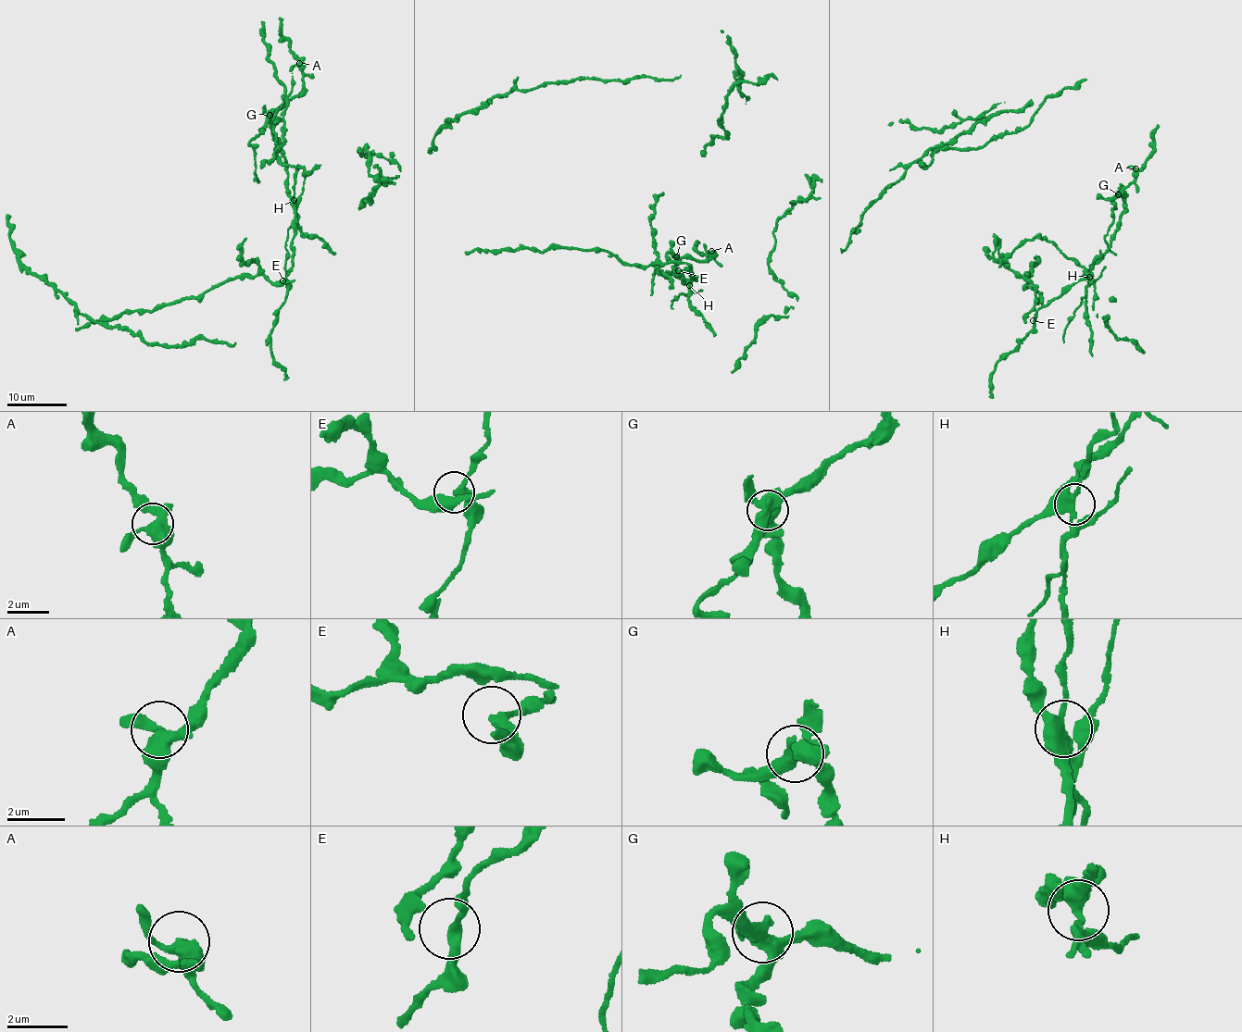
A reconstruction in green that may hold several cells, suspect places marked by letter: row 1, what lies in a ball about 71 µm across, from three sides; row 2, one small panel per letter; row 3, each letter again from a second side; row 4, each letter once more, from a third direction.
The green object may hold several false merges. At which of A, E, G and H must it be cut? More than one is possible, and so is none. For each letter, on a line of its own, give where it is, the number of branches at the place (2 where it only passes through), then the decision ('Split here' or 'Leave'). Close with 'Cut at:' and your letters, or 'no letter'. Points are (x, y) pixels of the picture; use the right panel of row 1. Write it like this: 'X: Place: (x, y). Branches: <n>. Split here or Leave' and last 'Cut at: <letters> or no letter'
A: Place: (1135, 168). Branches: 3. Leave
E: Place: (1033, 320). Branches: 3. Leave
G: Place: (1118, 194). Branches: 5. Split here
H: Place: (1089, 277). Branches: 4. Split here
Cut at: G, H

